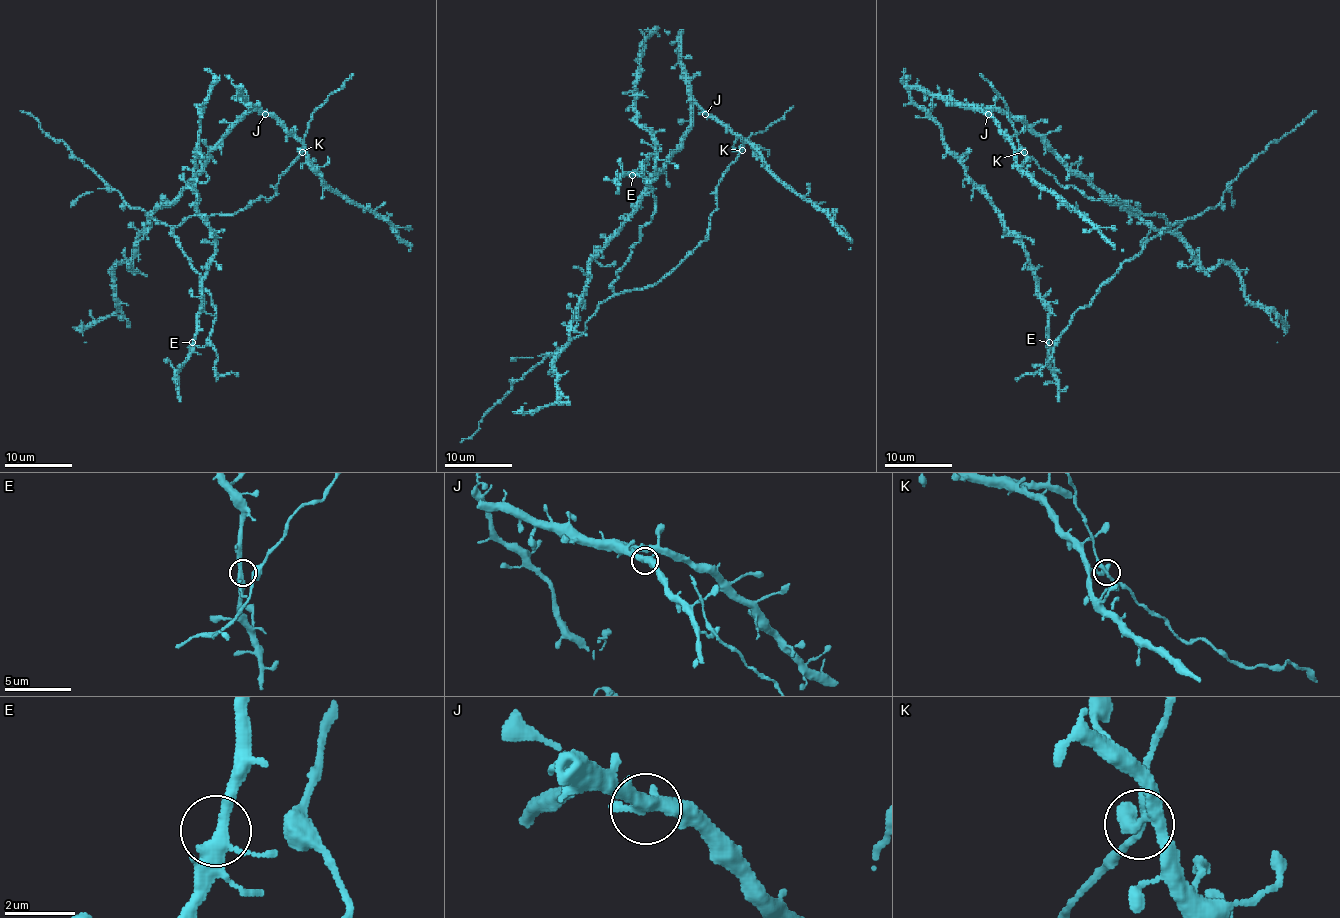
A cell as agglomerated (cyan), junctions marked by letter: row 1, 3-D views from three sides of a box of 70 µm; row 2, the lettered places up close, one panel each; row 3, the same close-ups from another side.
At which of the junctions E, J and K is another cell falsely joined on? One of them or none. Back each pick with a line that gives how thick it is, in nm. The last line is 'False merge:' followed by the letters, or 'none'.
False merge: none

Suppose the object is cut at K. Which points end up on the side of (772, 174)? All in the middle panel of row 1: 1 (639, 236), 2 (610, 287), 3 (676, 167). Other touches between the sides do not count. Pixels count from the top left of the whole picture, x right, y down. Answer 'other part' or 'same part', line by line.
1: other part
2: other part
3: other part

